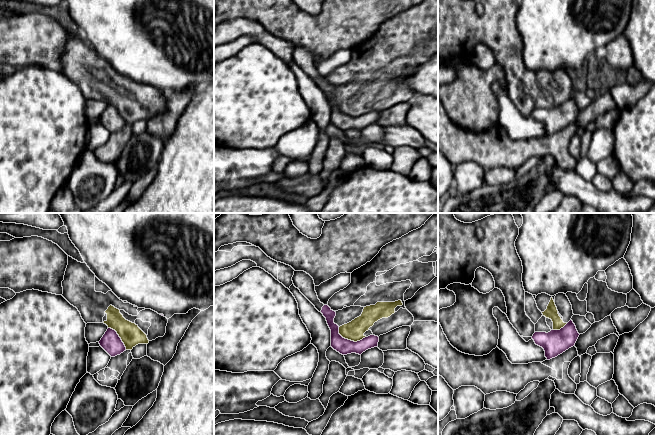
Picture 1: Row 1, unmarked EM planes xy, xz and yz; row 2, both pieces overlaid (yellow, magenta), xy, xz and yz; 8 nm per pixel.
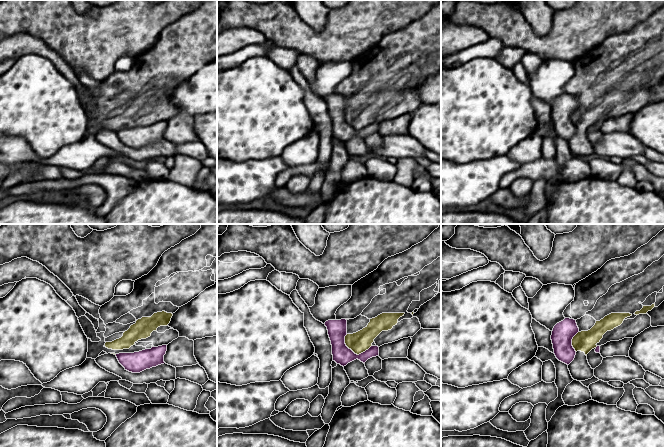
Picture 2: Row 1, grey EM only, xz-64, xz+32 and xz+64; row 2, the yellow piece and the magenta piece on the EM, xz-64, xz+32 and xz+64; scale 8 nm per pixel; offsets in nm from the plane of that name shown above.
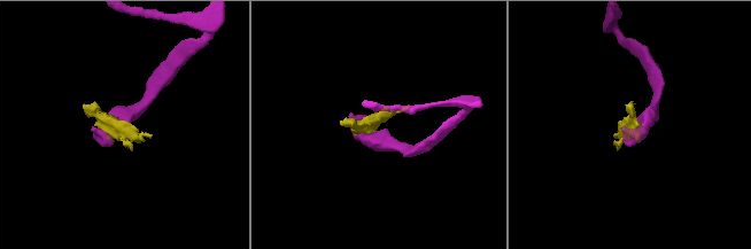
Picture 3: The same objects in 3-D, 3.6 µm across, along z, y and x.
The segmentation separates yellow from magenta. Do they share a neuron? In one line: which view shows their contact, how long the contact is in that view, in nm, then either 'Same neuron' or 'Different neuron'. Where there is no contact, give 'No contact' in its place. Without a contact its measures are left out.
Touches yellow in xz. Shared border 240 nm. Different neuron

